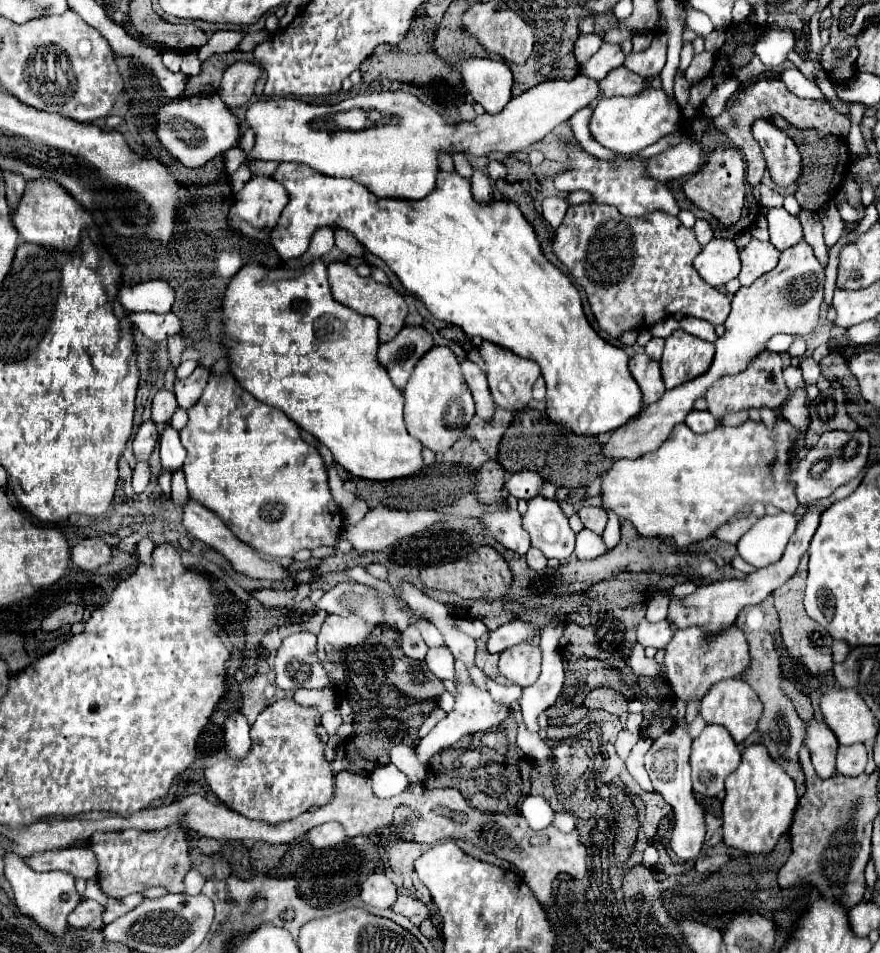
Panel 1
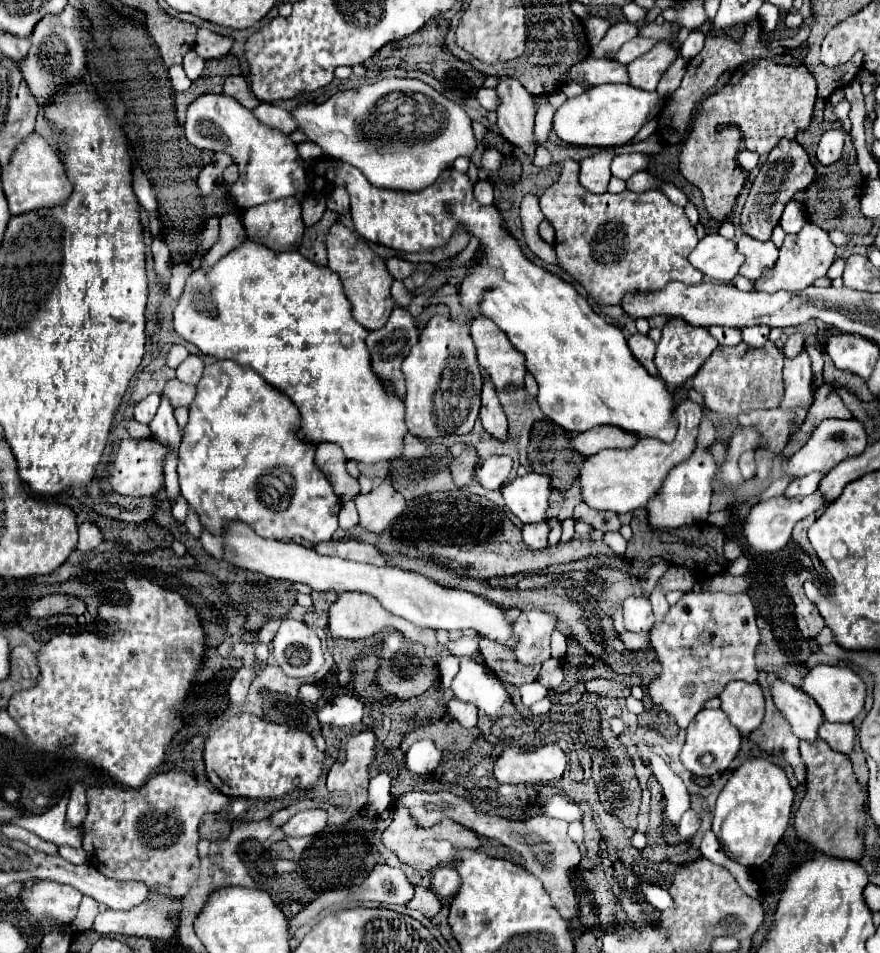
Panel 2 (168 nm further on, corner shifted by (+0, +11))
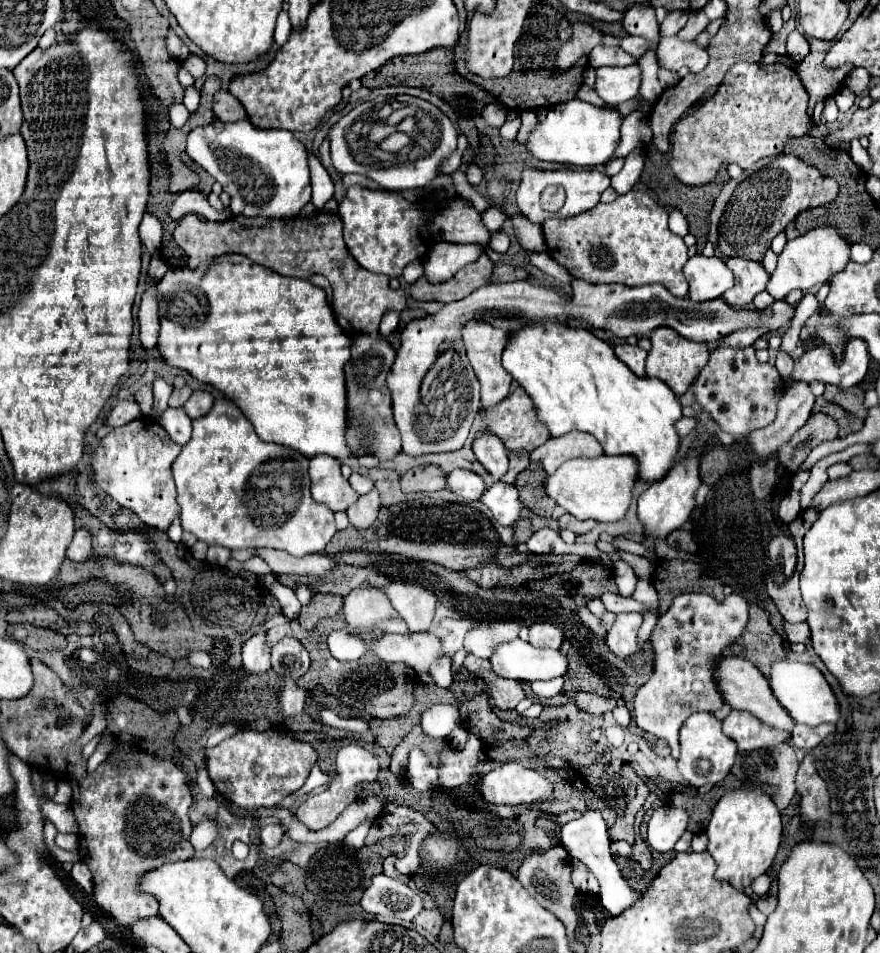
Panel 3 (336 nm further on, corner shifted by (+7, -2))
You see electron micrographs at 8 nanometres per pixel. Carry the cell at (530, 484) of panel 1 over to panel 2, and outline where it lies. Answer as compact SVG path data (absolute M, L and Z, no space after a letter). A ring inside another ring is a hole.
M508 456L480 458L480 462L476 464L476 480L488 490L496 490L504 486L506 480L510 478L510 468L512 462Z

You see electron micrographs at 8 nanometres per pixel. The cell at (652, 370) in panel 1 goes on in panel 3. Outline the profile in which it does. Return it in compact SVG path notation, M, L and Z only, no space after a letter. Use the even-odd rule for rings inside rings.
M615 345L615 355L637 375L637 377L645 377L645 359L647 359L647 351L643 351L637 345Z

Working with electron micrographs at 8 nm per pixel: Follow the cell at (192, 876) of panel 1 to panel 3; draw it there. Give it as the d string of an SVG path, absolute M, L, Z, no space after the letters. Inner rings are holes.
M203 819L197 827L193 827L191 845L195 847L195 851L203 851L215 841L215 837L217 837L217 823L213 819Z

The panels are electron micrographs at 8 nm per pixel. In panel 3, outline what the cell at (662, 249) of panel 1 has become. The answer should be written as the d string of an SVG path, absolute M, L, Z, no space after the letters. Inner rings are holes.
M629 191L613 203L597 203L593 209L567 219L543 221L547 255L563 265L575 279L587 283L621 283L629 287L661 283L675 297L685 297L689 287L683 275L687 245L667 227L669 213L645 191Z

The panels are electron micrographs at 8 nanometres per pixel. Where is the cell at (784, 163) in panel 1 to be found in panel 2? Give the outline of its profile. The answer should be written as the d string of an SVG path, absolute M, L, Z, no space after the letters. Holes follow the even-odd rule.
M780 140L778 146L768 154L768 160L760 168L756 180L752 182L750 194L740 214L740 230L756 240L770 240L772 230L780 222L780 216L786 204L794 198L796 192L806 190L816 180L816 170L810 162L808 152L796 140Z

